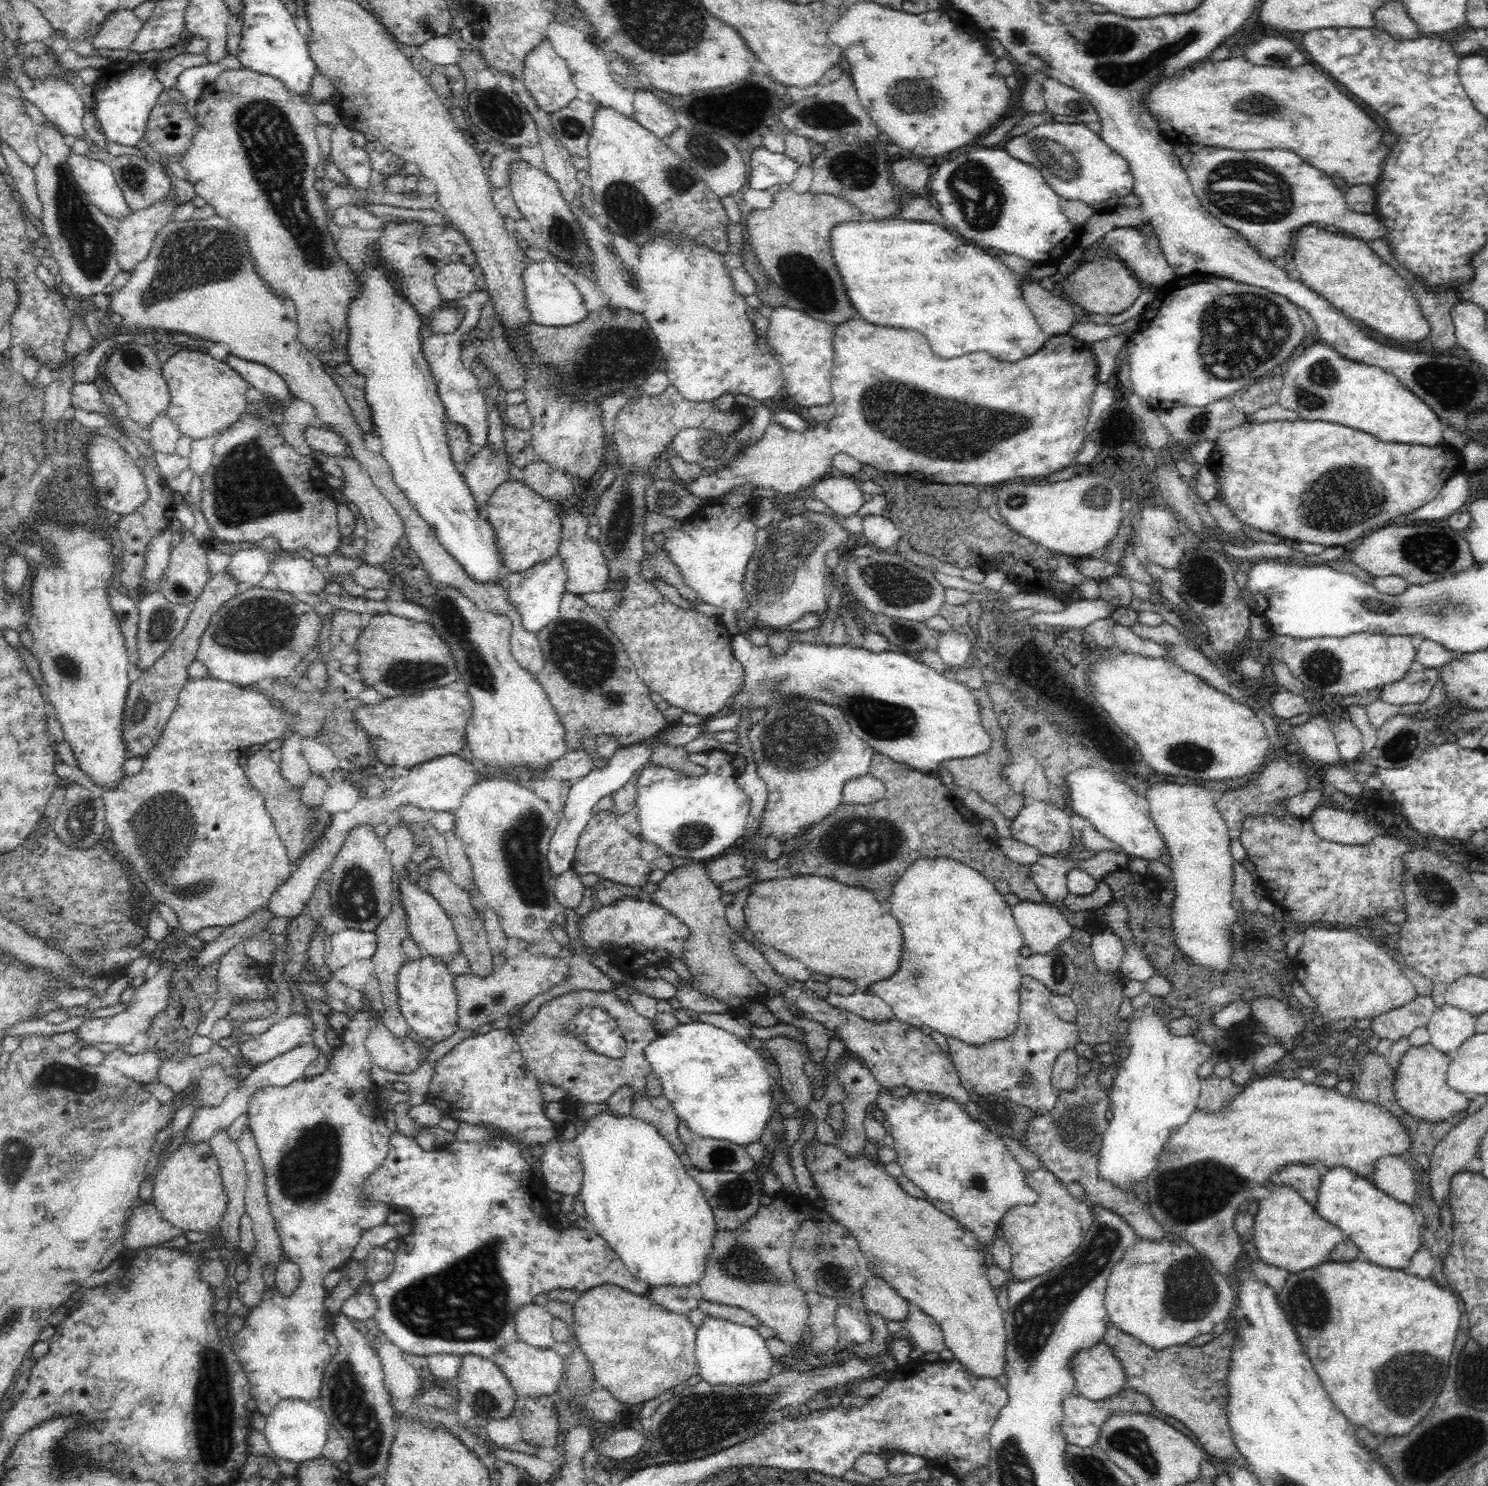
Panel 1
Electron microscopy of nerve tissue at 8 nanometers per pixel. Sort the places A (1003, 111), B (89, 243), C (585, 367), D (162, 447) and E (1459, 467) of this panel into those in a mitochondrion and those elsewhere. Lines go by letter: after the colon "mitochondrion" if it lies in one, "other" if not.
A: other
B: mitochondrion
C: mitochondrion
D: other
E: other

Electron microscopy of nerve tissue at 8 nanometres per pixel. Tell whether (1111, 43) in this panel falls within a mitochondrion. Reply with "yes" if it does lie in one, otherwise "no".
yes

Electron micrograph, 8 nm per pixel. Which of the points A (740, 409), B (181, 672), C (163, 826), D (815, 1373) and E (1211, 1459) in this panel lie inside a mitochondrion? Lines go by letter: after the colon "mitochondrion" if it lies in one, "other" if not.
A: other
B: other
C: mitochondrion
D: mitochondrion
E: other

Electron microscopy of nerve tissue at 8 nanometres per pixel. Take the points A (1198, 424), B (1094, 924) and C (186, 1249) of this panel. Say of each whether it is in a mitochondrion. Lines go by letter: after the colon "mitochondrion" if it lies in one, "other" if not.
A: mitochondrion
B: other
C: other

